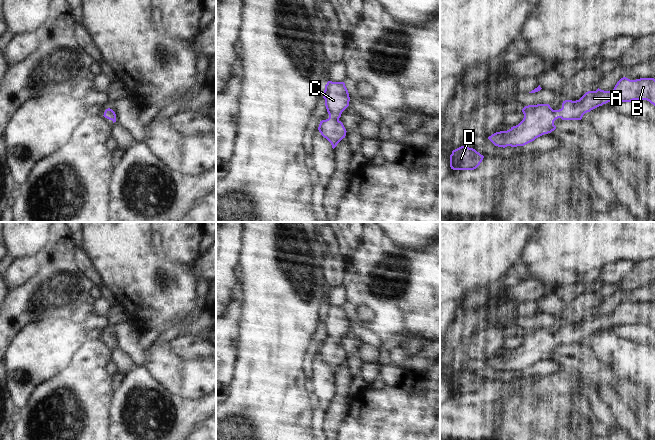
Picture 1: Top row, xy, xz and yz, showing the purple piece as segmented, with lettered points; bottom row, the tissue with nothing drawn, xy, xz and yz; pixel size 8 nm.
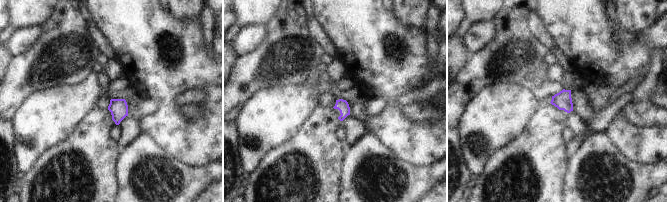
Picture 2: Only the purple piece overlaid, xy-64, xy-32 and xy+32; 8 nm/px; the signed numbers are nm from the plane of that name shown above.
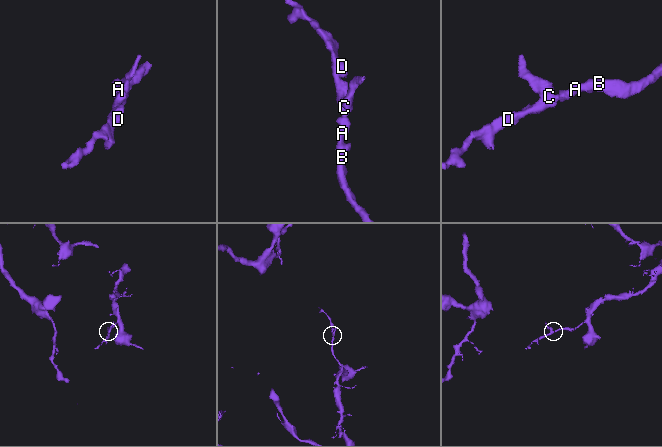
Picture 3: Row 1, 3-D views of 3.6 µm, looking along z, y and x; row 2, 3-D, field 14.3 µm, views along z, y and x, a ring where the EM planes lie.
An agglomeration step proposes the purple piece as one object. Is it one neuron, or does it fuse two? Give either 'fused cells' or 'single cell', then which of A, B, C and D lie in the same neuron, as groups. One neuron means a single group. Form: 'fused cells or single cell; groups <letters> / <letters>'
single cell; groups A B C D

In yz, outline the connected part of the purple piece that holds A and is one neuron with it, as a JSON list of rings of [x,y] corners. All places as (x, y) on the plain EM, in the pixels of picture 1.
[[[623,301],[617,306],[613,314],[604,315],[598,312],[596,315],[588,315],[579,324],[563,325],[562,332],[559,334],[553,334],[549,328],[525,330],[522,333],[524,342],[518,349],[511,351],[507,355],[496,356],[489,360],[488,363],[495,370],[503,372],[507,370],[524,370],[542,359],[554,355],[556,353],[554,345],[558,342],[561,342],[562,344],[581,344],[585,337],[590,336],[591,334],[608,326],[631,326],[633,324],[647,324],[655,330],[655,303],[640,302],[630,304]]]

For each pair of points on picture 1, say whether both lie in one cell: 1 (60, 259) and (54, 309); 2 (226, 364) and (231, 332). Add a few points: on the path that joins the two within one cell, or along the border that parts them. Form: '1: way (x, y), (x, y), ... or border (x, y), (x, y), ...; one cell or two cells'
1: way (57, 271), (57, 289), (54, 292), (54, 297); one cell
2: way (226, 356), (226, 340); one cell

